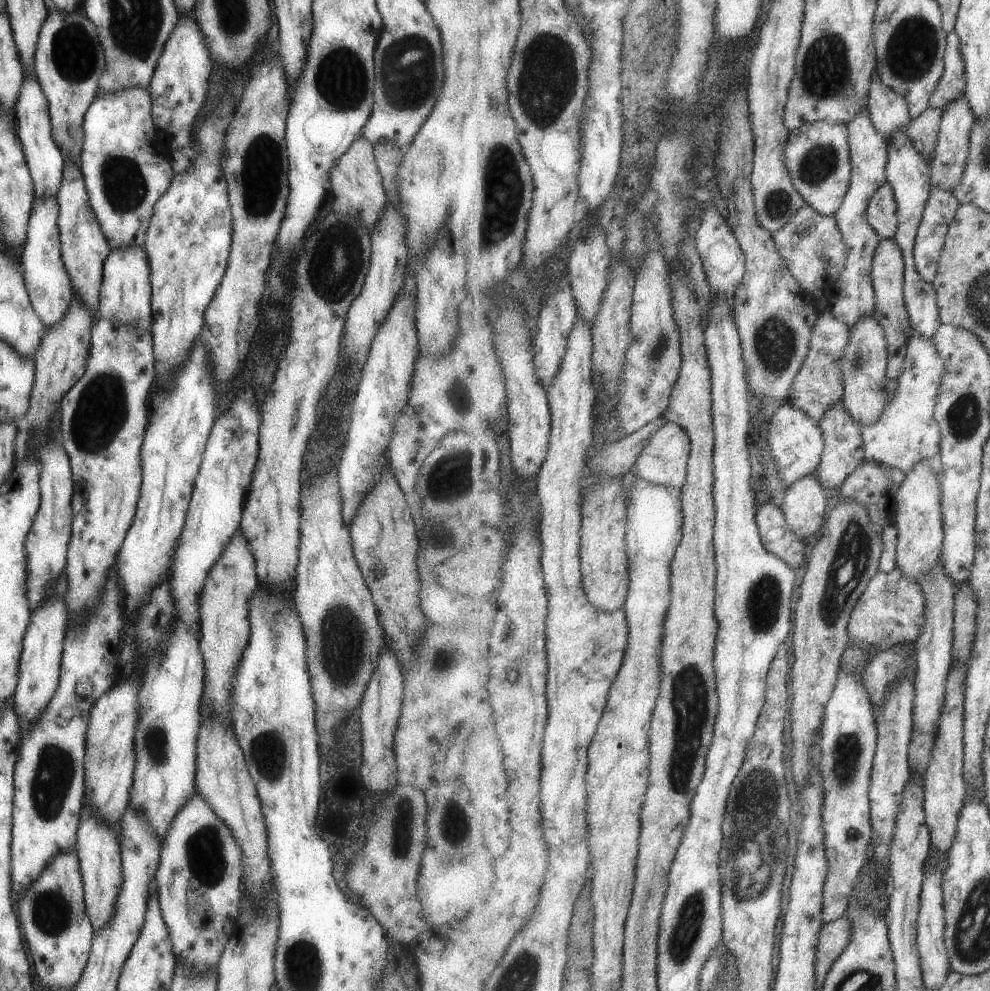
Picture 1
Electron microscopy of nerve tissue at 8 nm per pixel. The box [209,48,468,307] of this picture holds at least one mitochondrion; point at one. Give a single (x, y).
(336, 262)

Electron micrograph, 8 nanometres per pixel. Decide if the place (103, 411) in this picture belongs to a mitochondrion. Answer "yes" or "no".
yes

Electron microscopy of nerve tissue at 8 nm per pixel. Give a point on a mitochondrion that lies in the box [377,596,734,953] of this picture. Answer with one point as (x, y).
(689, 692)

